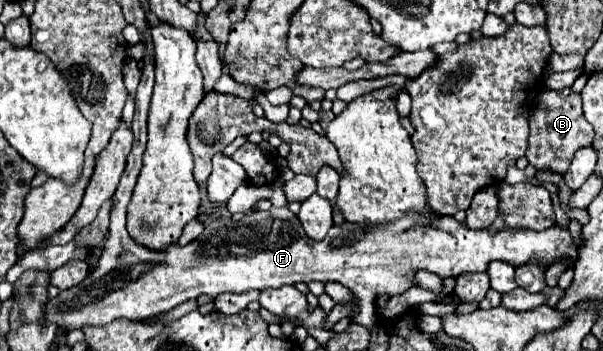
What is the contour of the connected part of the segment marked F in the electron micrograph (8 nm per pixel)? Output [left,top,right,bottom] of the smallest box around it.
[44,26,578,330]

